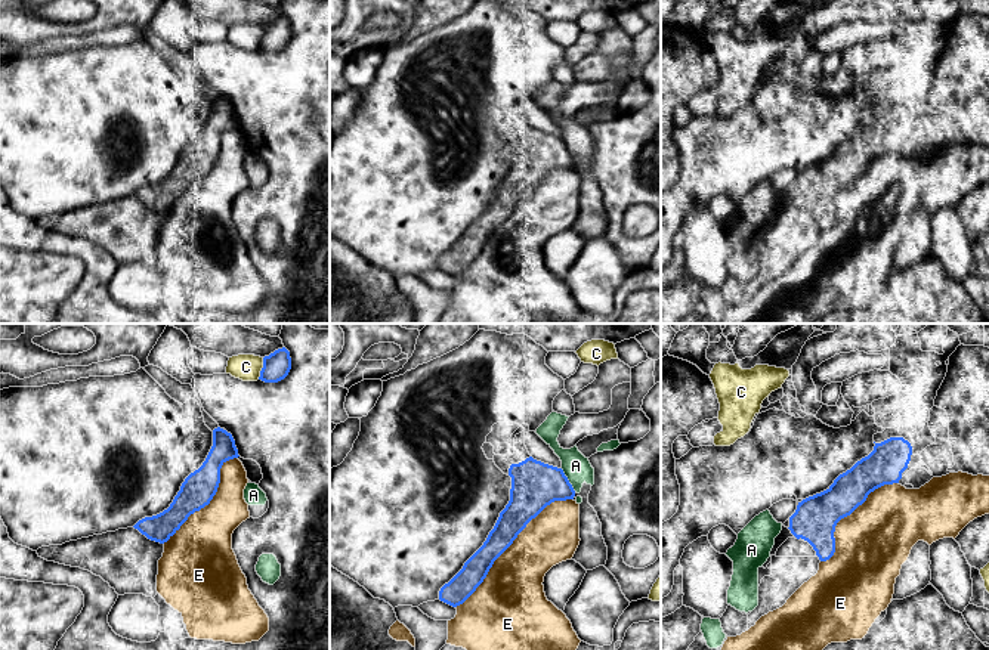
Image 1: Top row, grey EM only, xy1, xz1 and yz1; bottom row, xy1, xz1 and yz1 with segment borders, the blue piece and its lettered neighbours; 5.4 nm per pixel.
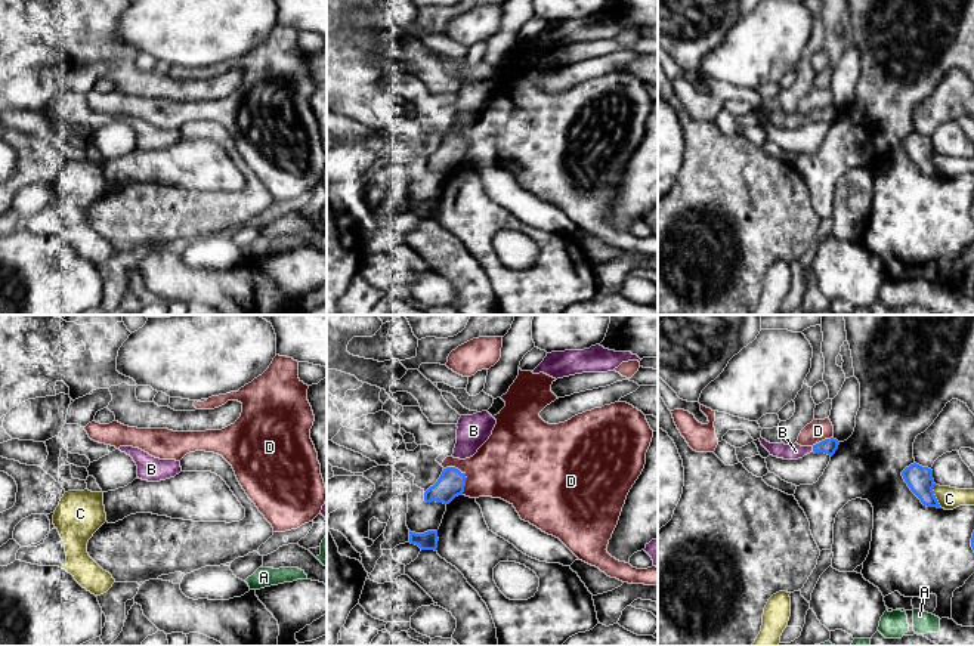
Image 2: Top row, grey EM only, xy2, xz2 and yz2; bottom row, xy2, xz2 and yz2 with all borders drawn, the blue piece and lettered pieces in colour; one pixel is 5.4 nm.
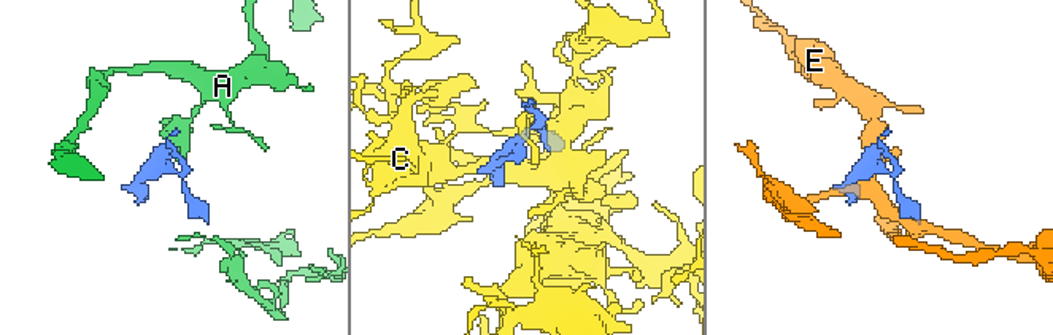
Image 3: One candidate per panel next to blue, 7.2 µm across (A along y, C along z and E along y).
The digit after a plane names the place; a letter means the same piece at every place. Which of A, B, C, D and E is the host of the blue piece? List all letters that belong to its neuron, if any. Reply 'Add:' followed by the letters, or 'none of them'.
Add: B

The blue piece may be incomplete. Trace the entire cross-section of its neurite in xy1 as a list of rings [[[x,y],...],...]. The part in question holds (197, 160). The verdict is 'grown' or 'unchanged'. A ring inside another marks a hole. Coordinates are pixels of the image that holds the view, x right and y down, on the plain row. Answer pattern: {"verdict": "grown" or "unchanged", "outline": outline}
{"verdict": "unchanged", "outline": [[[220,96],[214,98],[213,115],[205,130],[185,148],[170,176],[139,189],[133,196],[151,210],[167,211],[191,183],[210,173],[220,152],[222,134],[238,126],[232,103]]]}

